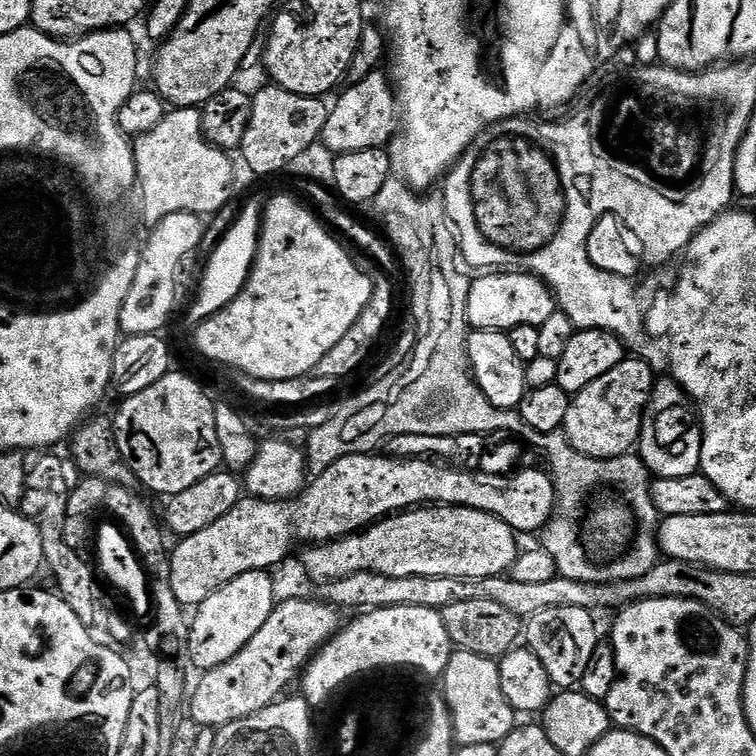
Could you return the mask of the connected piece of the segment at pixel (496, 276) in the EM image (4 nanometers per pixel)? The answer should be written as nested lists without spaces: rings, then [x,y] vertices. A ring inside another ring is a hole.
[[[492,270],[480,274],[468,286],[468,315],[469,329],[494,330],[507,332],[514,326],[534,326],[540,328],[543,323],[556,311],[558,305],[551,288],[532,275],[531,272],[509,272],[507,270]]]

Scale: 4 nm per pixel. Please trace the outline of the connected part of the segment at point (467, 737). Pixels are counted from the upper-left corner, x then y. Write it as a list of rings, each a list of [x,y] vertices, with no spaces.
[[[453,651],[442,677],[442,689],[453,718],[453,734],[457,745],[479,746],[480,743],[486,742],[498,746],[518,727],[518,713],[510,706],[510,702],[506,702],[506,694],[502,694],[502,678],[497,661],[482,654]]]

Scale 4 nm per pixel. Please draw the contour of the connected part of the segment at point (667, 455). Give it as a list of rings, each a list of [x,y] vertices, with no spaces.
[[[665,376],[655,381],[643,414],[640,438],[636,445],[640,459],[653,477],[686,478],[700,472],[703,431],[693,410],[691,399],[675,380]]]

